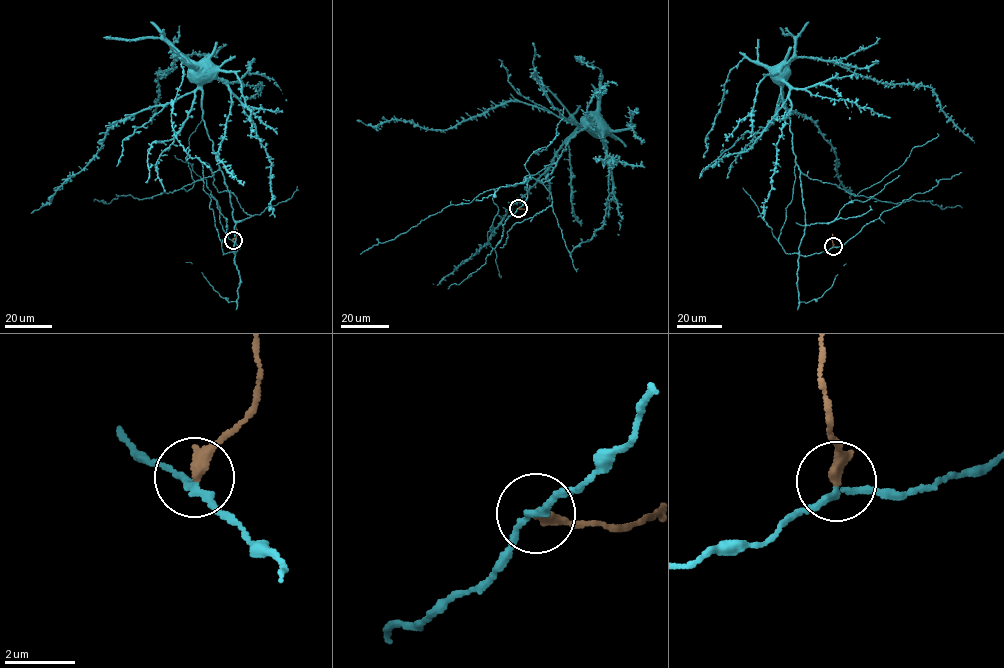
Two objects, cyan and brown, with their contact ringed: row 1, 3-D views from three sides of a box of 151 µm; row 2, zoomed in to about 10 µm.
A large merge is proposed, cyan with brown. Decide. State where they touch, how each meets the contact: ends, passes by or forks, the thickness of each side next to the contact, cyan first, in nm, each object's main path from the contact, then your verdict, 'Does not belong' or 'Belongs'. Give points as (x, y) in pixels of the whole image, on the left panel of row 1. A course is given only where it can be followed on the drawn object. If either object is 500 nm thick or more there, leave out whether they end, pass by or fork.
Place: (233, 240). At the ring cyan passes by. At the ring brown ends. Thickness 160 nm (cyan) against 360 nm. Course of cyan: (233, 241), (230, 193), (202, 118), (202, 89), (182, 56), (158, 73), (147, 125). Course of brown: (233, 240), (237, 234), (235, 227). Does not belong

